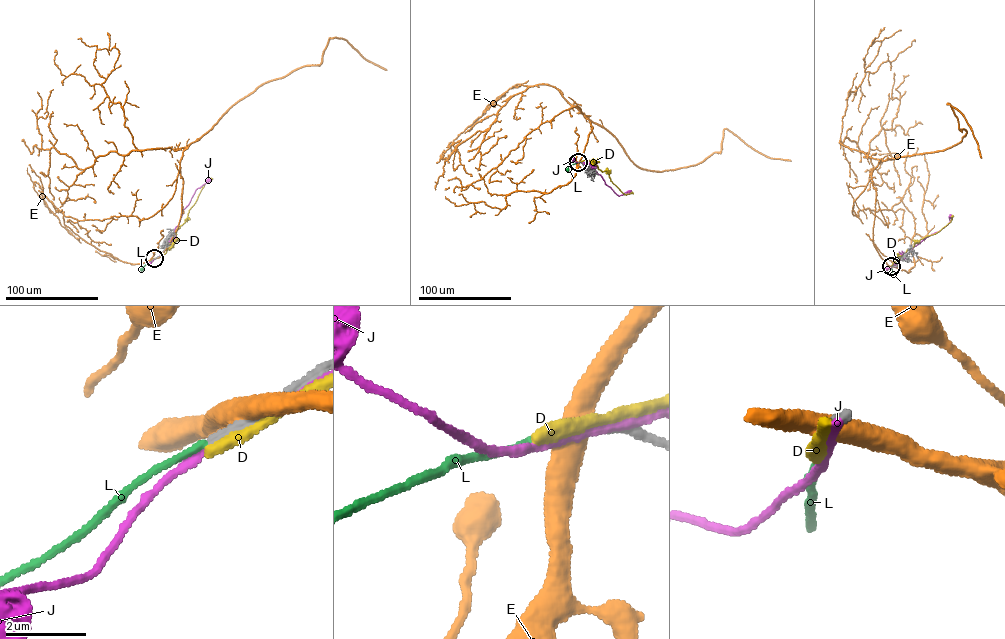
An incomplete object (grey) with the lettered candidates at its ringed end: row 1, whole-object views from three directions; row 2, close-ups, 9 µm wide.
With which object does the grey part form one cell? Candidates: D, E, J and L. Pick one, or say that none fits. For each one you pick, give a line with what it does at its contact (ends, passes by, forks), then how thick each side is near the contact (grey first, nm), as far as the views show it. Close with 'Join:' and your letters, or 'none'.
L: it ends; calibres 200 and 170 nm
Join: L

